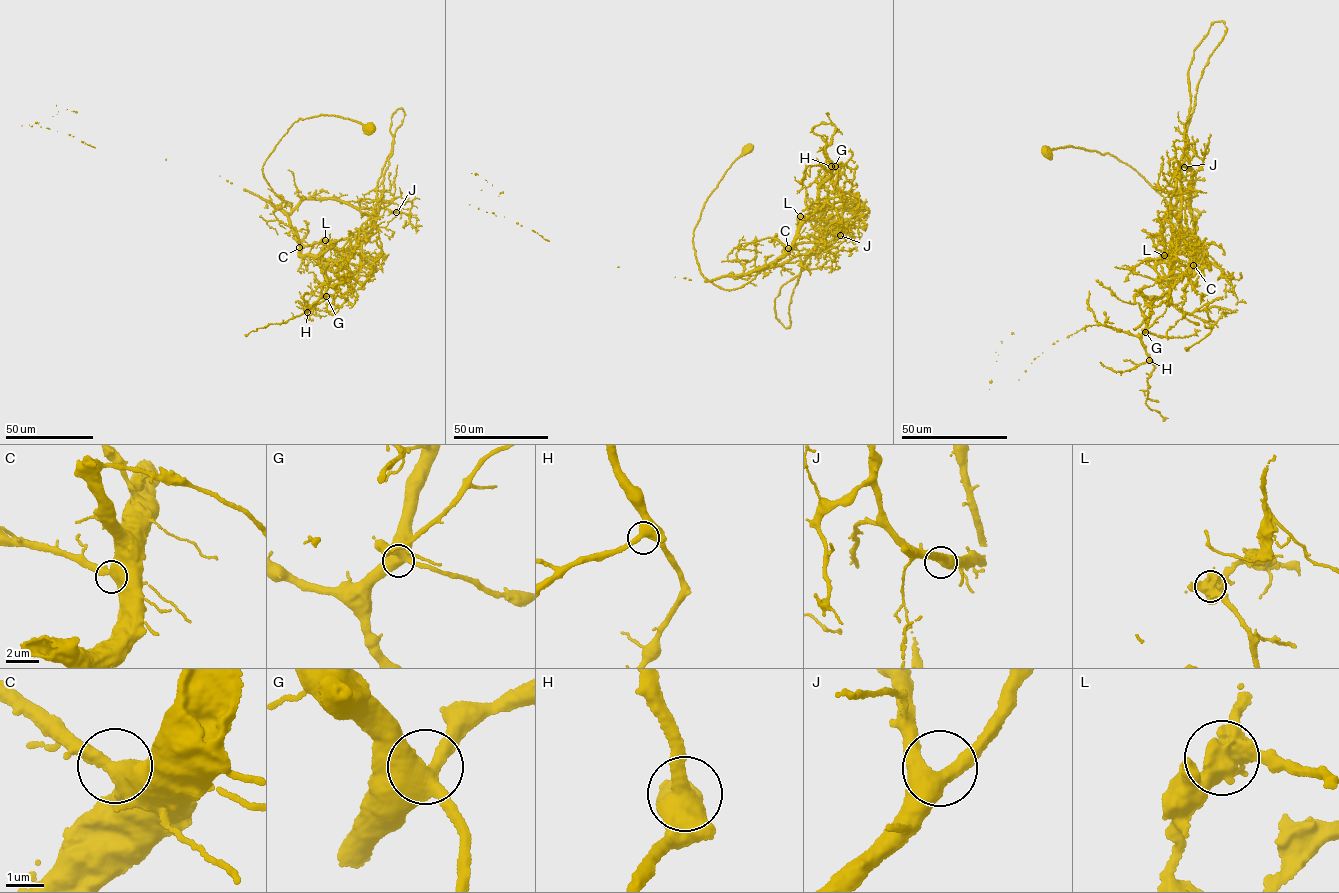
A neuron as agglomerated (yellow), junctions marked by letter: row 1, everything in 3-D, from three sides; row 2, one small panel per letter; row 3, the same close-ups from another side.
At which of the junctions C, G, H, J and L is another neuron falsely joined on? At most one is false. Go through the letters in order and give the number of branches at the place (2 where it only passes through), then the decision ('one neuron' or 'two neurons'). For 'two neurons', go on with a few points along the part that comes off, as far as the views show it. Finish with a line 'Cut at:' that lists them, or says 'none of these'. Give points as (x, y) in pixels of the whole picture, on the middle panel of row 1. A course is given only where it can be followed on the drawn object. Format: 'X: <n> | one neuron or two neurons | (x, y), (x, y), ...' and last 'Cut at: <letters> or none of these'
C: 2 | one neuron
G: 3 | one neuron
H: 2 | one neuron
J: 3 | one neuron
L: 3 | two neurons | (800, 216), (800, 223), (823, 217), (827, 232), (853, 216), (834, 185), (837, 168), (852, 156), (841, 152)
Cut at: L

